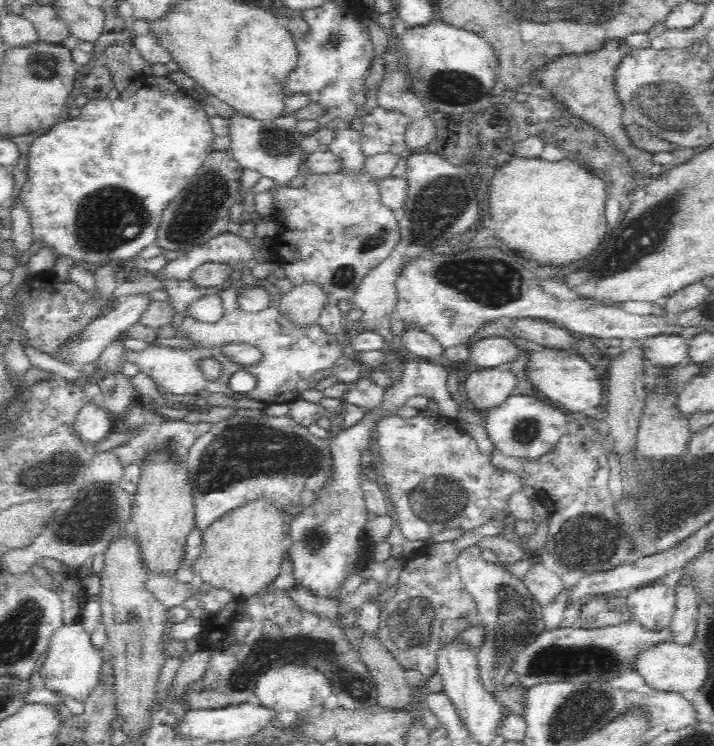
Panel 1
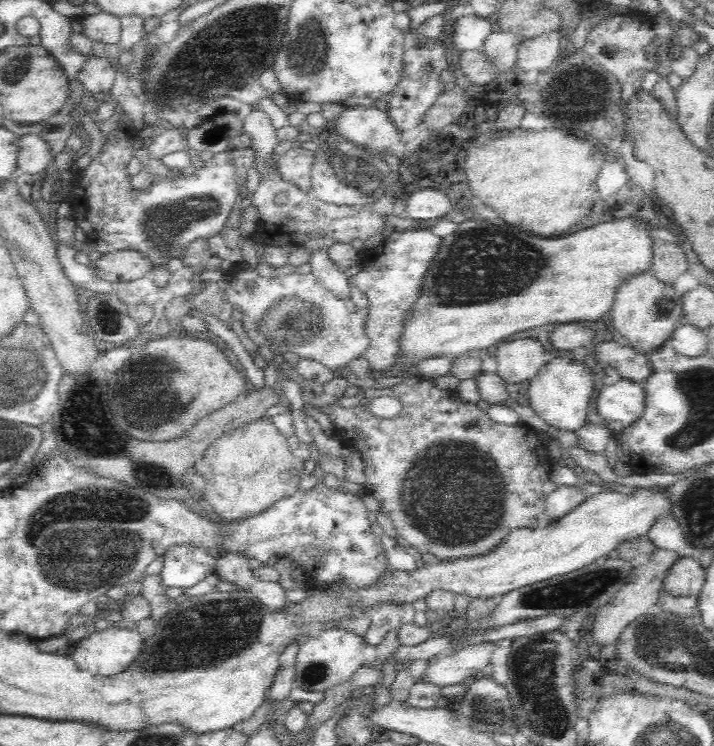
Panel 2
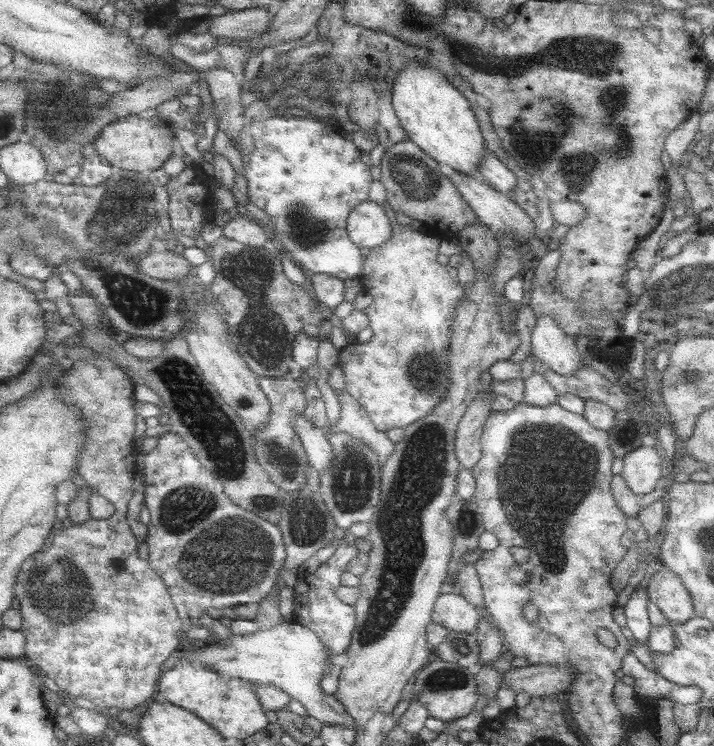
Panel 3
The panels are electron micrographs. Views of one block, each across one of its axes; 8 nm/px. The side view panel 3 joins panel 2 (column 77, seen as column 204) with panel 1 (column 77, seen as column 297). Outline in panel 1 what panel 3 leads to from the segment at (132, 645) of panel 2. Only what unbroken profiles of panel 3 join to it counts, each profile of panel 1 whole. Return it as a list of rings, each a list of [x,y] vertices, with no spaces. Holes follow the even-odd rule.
[[[80,622],[60,626],[54,632],[48,654],[44,656],[46,660],[40,666],[40,676],[44,678],[44,688],[48,688],[52,692],[58,692],[64,698],[78,700],[82,704],[92,696],[92,692],[96,690],[96,686],[102,680],[104,658],[100,656],[100,650],[94,648],[90,636],[92,634]]]

